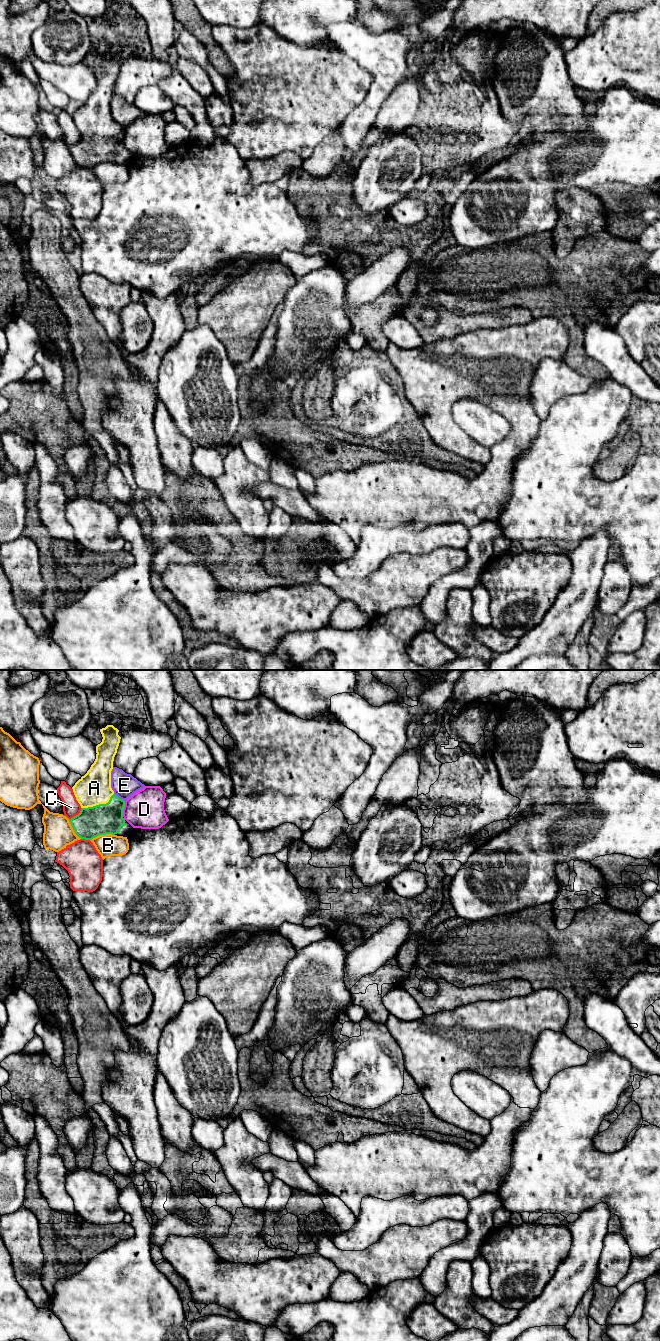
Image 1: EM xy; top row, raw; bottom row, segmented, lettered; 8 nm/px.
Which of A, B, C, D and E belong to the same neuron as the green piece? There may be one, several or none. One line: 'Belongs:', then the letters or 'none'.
Belongs: A

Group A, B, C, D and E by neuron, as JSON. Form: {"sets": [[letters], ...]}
{"sets": [["A"], ["B"], ["C"], ["D"], ["E"]]}

